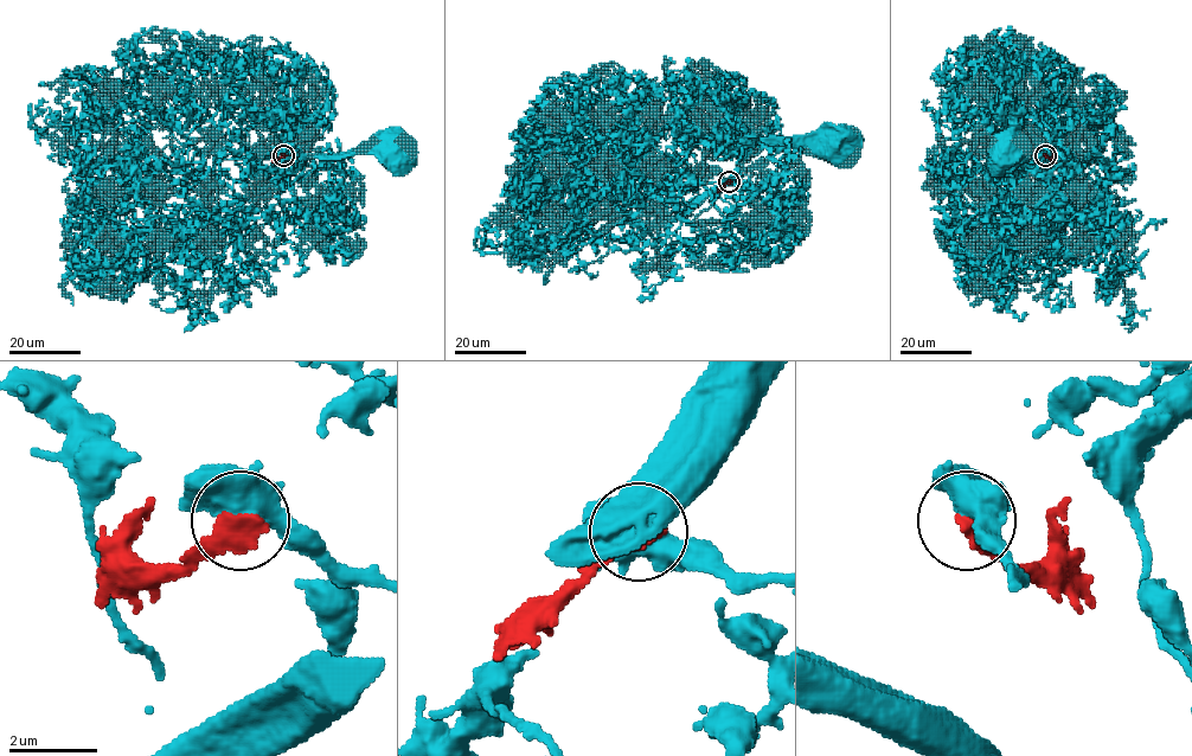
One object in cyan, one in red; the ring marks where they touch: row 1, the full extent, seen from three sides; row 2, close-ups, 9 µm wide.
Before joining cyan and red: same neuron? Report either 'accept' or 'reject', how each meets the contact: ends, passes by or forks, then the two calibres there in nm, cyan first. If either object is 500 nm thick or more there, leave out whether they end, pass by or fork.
reject; cyan forks there; red ends there; 480 nm thick on the cyan side, 420 nm on the other

